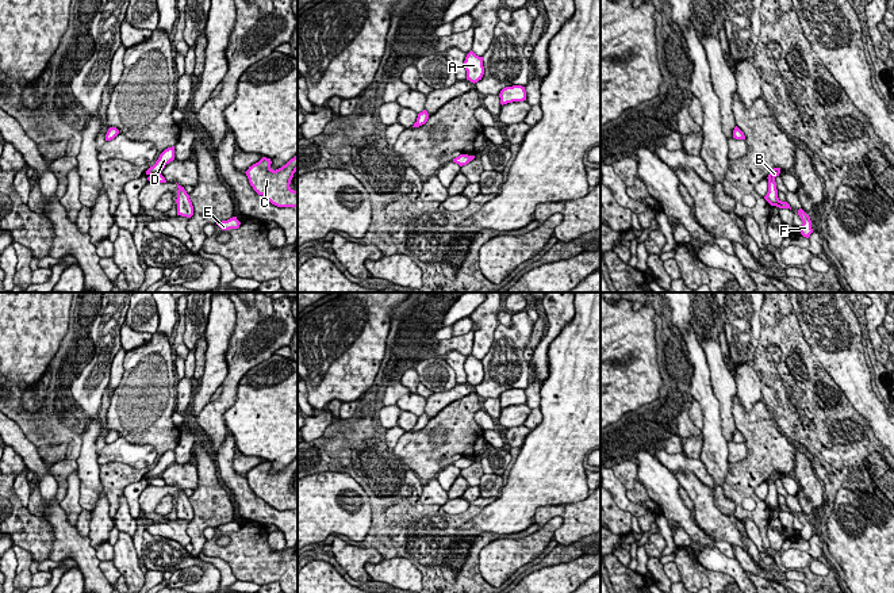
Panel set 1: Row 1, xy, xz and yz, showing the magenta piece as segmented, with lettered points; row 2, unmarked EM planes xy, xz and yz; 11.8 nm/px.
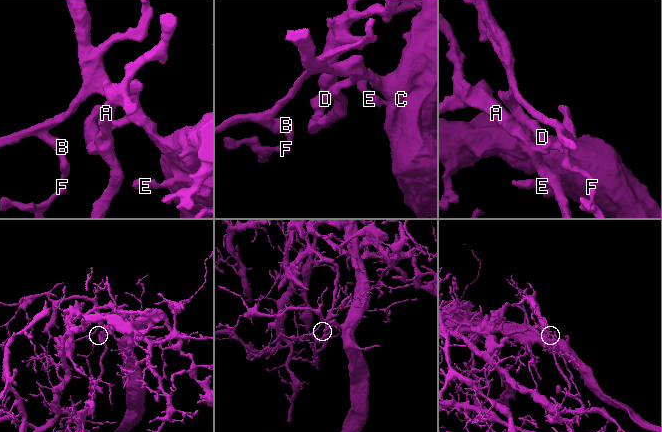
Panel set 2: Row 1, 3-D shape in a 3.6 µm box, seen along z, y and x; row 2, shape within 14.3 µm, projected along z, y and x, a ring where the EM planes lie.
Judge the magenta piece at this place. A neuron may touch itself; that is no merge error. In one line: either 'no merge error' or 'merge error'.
merge error

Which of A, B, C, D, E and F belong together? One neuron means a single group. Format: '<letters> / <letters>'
A B F / C D E

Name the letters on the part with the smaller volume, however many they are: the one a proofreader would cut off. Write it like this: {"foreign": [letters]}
{"foreign": ["A", "B", "F"]}

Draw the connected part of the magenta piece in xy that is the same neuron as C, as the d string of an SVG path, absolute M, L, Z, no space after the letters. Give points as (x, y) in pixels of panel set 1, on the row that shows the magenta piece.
M298 154L273 171L270 158L262 157L245 172L253 190L277 207L298 207L298 191L289 184L298 171Z

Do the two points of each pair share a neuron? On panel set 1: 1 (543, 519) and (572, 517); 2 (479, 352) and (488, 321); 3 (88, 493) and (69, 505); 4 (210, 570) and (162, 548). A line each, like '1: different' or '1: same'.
1: same
2: same
3: different
4: same

